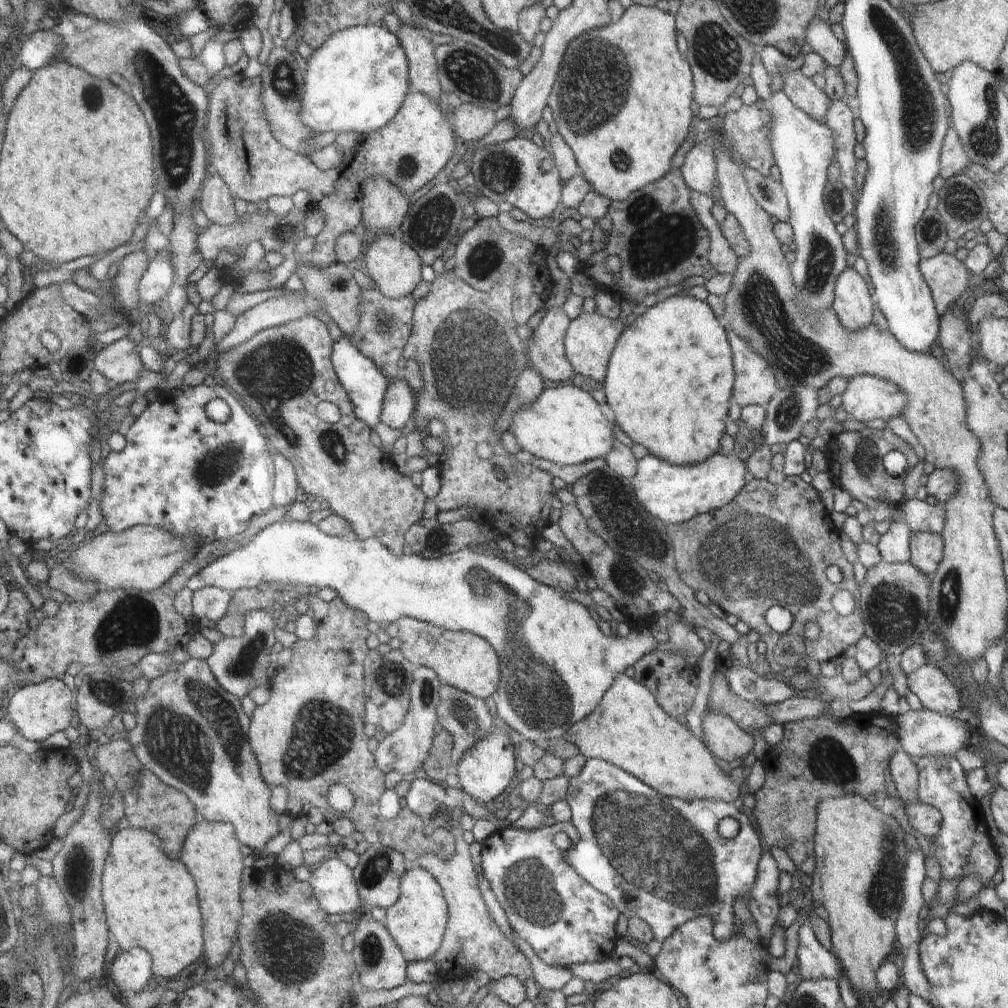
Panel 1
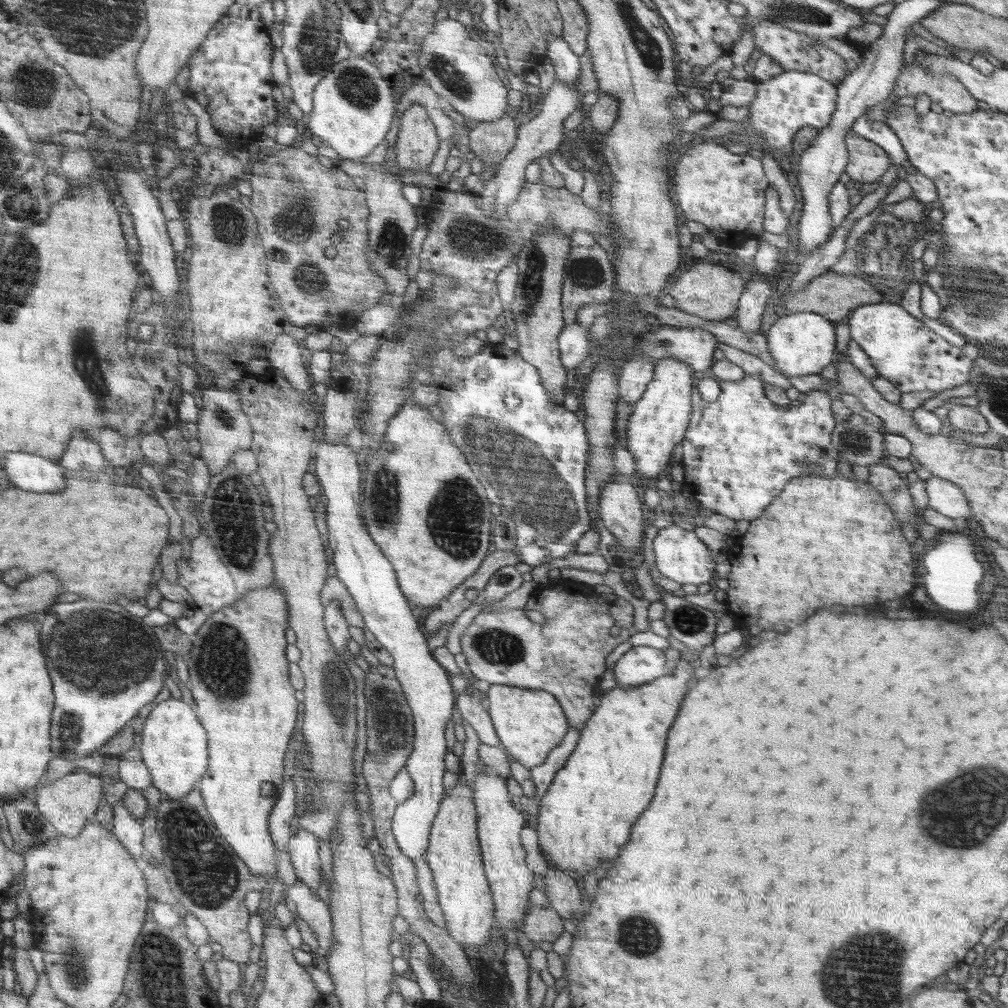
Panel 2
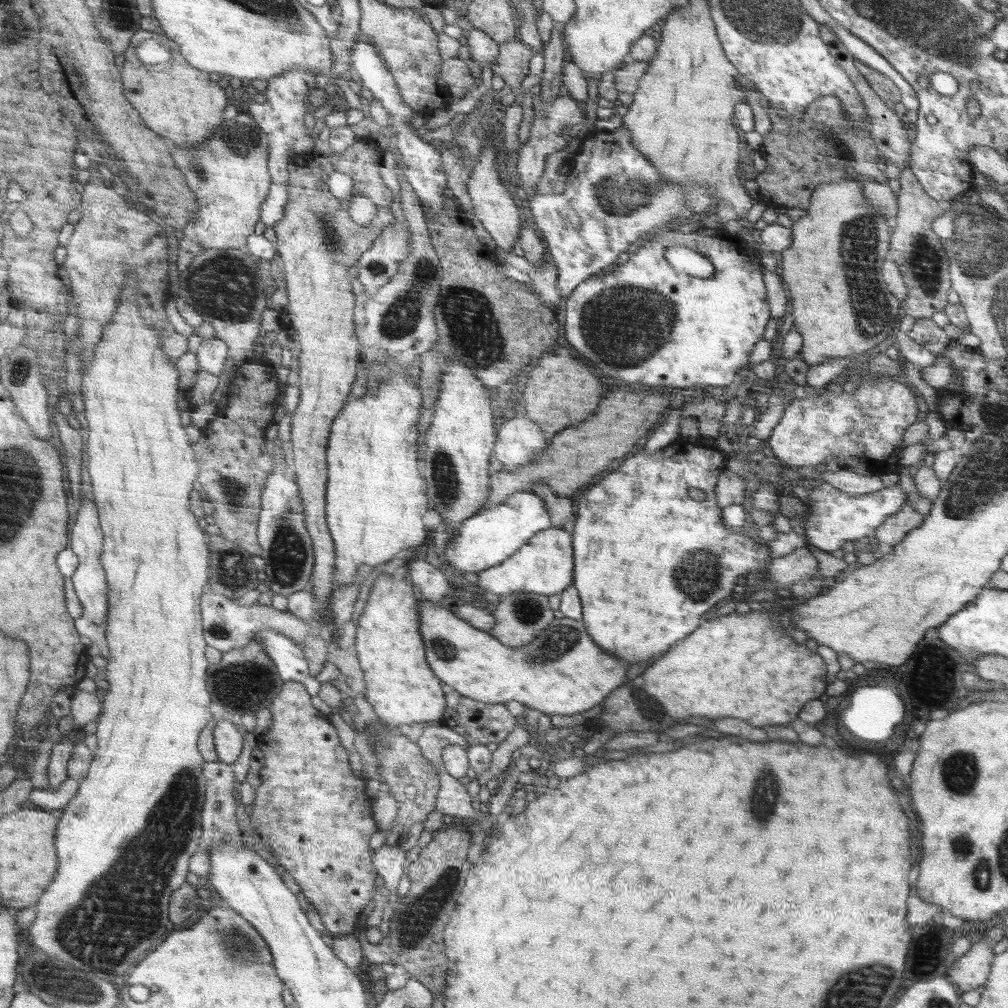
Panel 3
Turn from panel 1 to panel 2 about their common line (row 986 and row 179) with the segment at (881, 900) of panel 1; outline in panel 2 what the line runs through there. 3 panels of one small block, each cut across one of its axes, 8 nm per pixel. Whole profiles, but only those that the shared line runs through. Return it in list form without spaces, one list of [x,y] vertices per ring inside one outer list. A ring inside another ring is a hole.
[[[848,132],[846,136],[850,164],[847,174],[856,182],[874,182],[890,168],[890,158],[883,147],[856,132]]]

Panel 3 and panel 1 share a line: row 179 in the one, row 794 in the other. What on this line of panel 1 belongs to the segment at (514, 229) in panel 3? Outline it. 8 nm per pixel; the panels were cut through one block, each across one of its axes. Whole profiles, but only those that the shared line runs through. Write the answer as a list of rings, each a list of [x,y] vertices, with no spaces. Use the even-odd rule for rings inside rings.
[[[495,728],[495,731],[486,736],[484,740],[476,742],[468,752],[464,752],[462,760],[457,766],[460,788],[474,798],[482,802],[494,800],[512,780],[516,768],[514,768],[514,746],[510,742],[510,737],[504,732]]]

